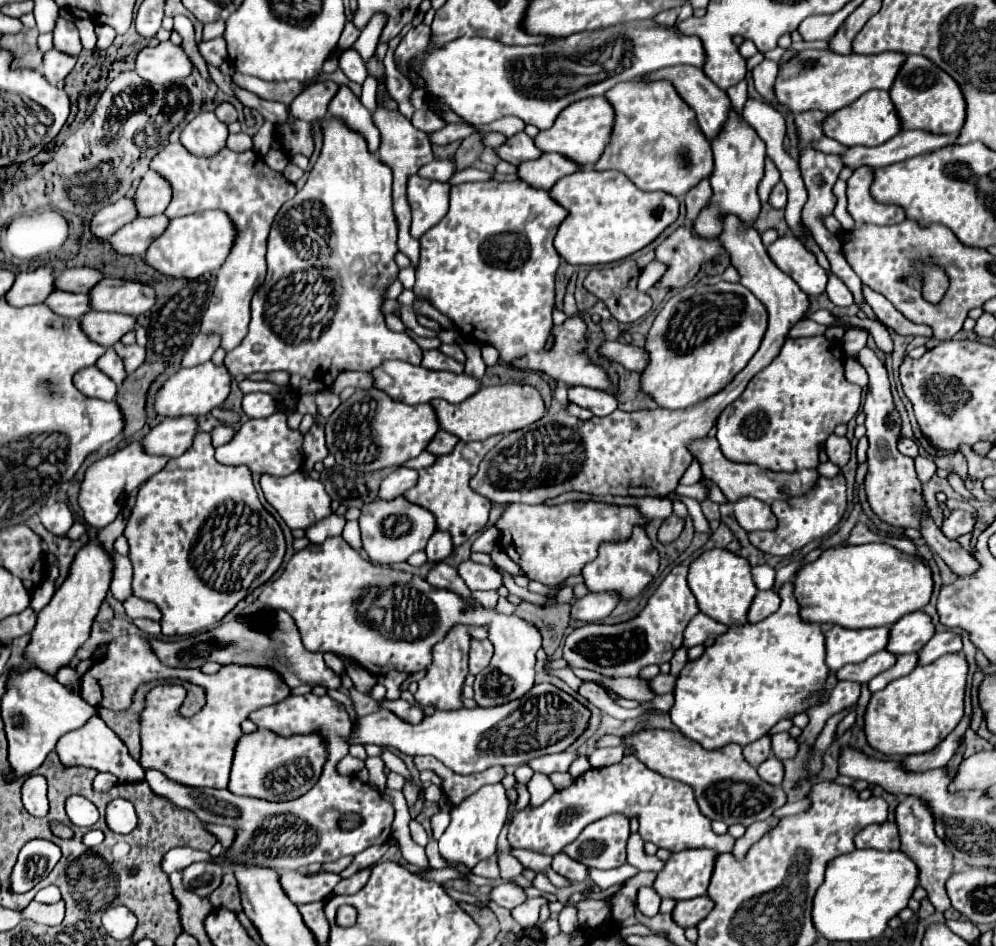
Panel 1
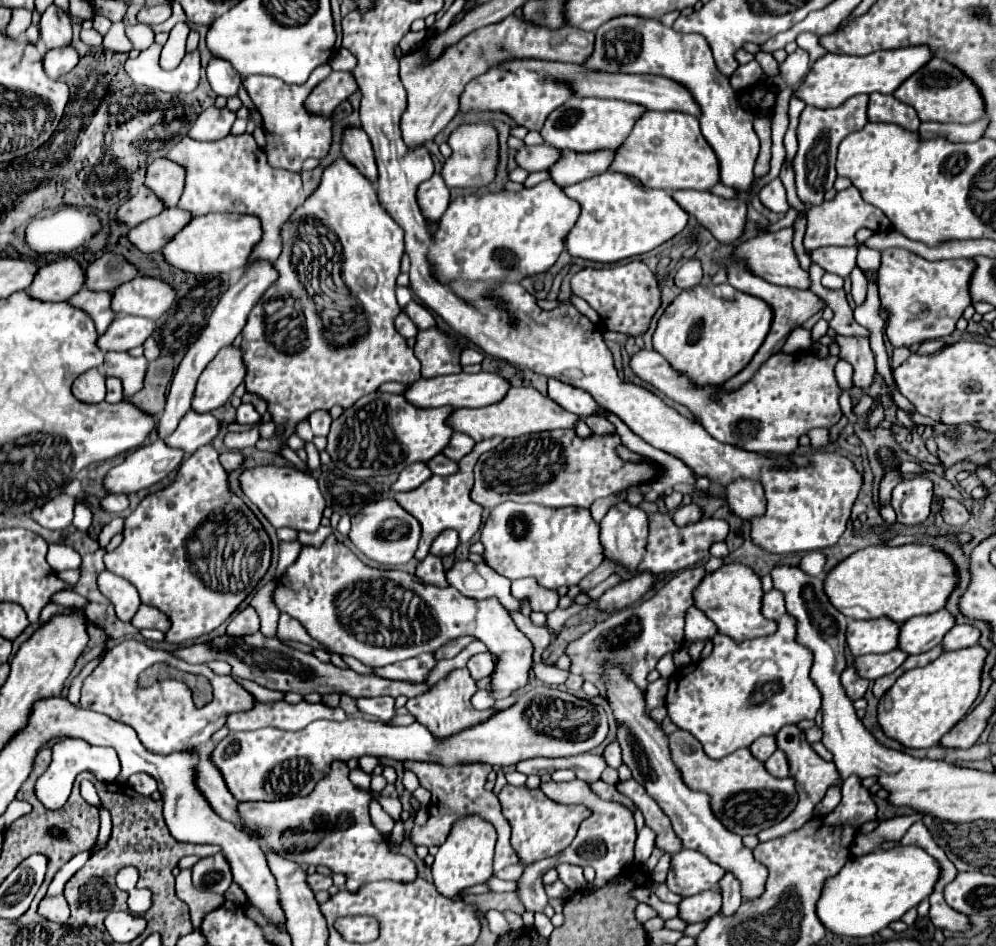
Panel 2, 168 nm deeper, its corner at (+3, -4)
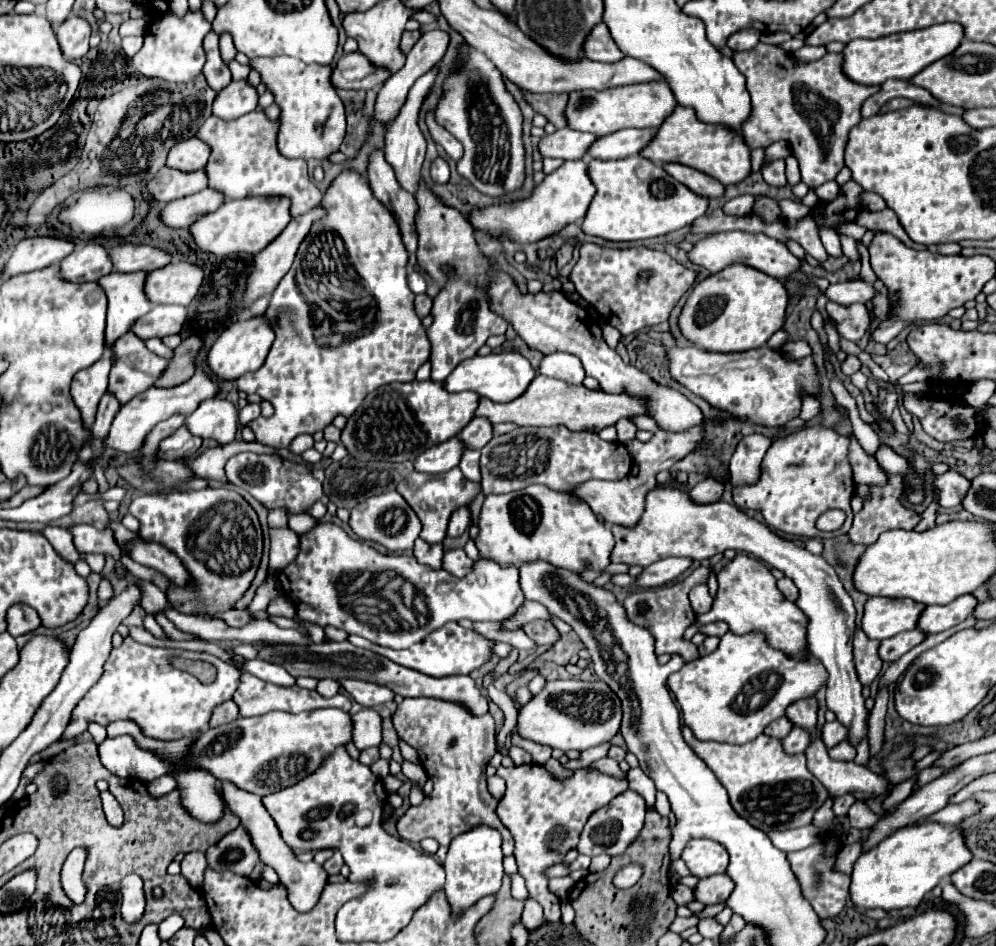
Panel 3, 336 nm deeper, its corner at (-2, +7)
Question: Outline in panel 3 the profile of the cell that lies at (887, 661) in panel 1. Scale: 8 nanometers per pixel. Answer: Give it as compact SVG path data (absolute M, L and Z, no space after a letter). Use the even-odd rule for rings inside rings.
M910 630L910 632L900 632L892 638L882 640L880 644L880 658L894 662L898 660L902 654L906 654L908 650L912 650L916 644L920 644L926 638L926 634L922 630Z

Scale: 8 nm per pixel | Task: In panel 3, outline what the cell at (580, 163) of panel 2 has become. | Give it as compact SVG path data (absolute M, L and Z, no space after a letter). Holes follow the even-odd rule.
M656 128L620 130L620 132L614 132L614 134L608 134L600 140L596 140L590 146L588 154L592 158L600 158L600 160L618 160L618 158L636 156L654 138L654 134L656 134Z

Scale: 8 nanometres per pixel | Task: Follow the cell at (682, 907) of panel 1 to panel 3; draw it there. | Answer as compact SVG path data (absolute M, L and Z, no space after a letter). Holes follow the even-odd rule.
M716 874L710 878L702 878L694 888L694 894L696 894L696 900L710 906L710 904L726 902L728 896L732 894L732 888L734 884L728 874Z

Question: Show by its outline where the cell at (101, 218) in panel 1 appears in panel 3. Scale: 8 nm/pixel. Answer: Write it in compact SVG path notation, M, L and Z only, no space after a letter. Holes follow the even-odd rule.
M162 168L150 182L148 192L154 200L170 202L176 198L184 198L208 188L208 176L204 170L196 172L180 172L172 168Z

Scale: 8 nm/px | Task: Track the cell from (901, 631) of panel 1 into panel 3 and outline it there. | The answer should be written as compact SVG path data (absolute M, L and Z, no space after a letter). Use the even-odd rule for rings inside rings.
M964 594L944 606L926 606L918 620L918 628L926 634L936 634L964 622L976 608L978 600L972 594Z

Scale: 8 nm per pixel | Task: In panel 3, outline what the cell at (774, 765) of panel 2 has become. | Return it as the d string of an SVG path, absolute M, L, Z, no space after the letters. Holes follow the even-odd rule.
M792 728L790 734L782 742L784 742L786 752L804 752L808 748L808 744L812 742L812 736L808 736L808 732L804 732L804 728Z

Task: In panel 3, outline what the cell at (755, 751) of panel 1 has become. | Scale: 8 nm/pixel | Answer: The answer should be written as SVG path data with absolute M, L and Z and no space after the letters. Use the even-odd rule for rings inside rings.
M782 716L780 720L774 720L766 730L764 730L764 734L768 734L768 736L774 736L774 738L784 738L784 736L788 736L788 732L792 730L792 722L786 718L786 716Z

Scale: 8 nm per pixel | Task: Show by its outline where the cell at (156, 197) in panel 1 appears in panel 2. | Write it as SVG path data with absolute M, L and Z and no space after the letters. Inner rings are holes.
M155 159L147 167L145 185L151 187L151 191L155 191L155 195L159 195L159 199L163 199L163 203L167 203L169 209L177 205L183 191L183 183L185 183L183 167L171 163L169 159Z

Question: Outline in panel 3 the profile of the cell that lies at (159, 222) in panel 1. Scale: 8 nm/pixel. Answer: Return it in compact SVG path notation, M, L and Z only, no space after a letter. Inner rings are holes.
M206 188L192 196L168 202L160 218L170 228L188 228L196 220L200 220L200 216L216 210L224 202L226 202L226 196L222 192L216 192L214 188Z

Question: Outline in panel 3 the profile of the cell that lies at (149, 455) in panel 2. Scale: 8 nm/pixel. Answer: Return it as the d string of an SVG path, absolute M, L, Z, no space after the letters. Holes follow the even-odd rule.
M182 424L172 436L160 442L160 458L162 460L178 460L194 456L202 446L202 438L190 434L186 424Z

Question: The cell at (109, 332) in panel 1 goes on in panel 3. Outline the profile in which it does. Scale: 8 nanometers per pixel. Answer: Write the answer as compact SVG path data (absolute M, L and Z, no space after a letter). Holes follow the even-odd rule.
M154 306L150 314L140 318L132 332L142 338L164 338L170 334L182 332L188 320L188 310L184 306Z

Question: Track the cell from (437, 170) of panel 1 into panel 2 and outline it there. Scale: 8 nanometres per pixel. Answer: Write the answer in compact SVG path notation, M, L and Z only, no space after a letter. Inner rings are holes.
M461 125L449 137L449 147L453 149L451 157L445 161L441 175L447 187L471 187L479 189L493 181L497 167L497 131L491 125Z

